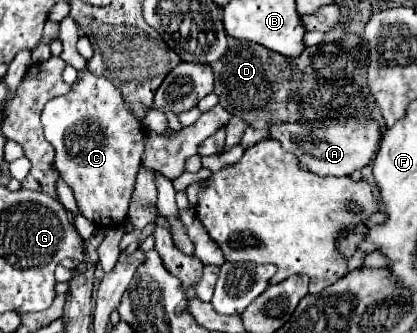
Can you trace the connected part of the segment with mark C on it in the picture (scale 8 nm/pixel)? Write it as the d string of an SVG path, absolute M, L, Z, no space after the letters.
M84 67L68 95L46 103L42 127L48 143L56 149L54 165L72 189L80 213L102 229L122 227L136 175L142 167L146 133L144 125L130 113L118 87Z

